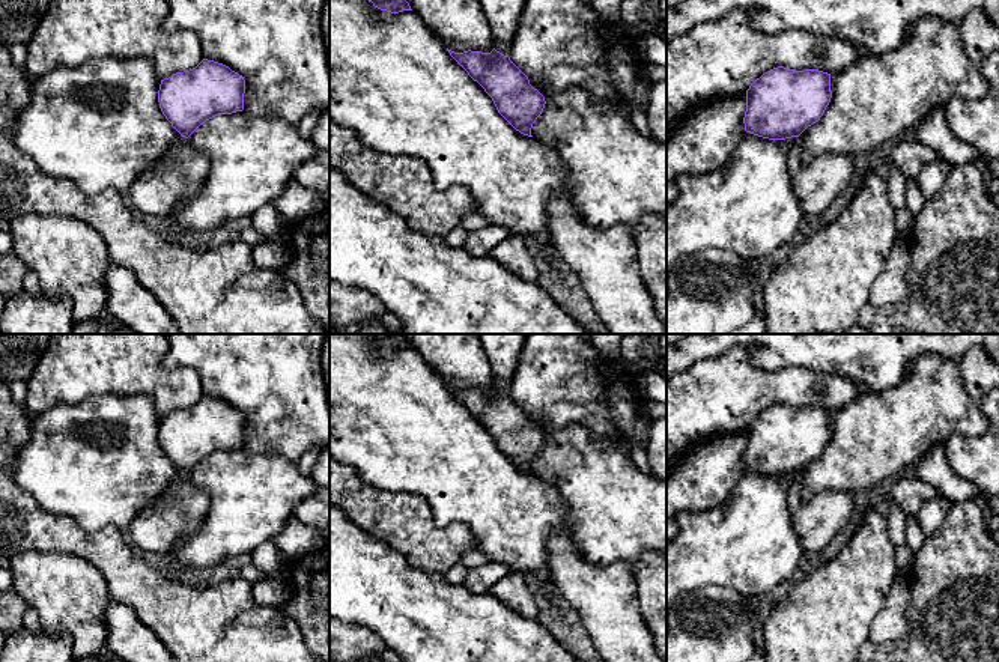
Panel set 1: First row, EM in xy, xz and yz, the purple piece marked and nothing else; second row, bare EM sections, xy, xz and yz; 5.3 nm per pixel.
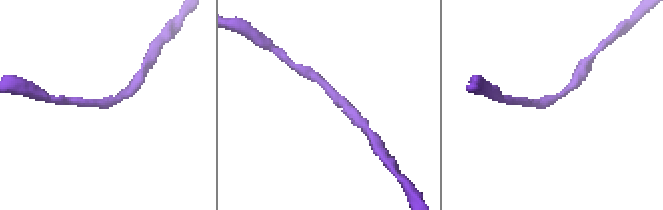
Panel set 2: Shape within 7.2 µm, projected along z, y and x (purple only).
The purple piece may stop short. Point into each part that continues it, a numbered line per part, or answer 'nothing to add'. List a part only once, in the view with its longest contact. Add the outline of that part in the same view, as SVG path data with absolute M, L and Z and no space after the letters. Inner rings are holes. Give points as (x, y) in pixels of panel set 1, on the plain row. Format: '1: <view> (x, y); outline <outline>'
1: xz (391, 417); outline M329 334L329 457L354 466L360 472L361 480L376 489L423 496L429 503L433 522L438 527L447 527L451 522L466 524L477 542L477 549L483 552L490 563L507 566L513 575L524 578L536 576L540 581L549 578L551 534L555 531L572 534L567 510L554 484L516 468L498 450L492 435L484 429L484 426L468 412L468 409L450 393L441 376L412 348L391 351L375 345L366 334Z

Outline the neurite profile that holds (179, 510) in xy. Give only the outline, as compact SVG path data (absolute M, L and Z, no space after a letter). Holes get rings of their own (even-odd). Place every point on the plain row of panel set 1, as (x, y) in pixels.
M179 478L132 519L131 542L147 552L172 554L179 537L202 525L208 507L208 493Z

